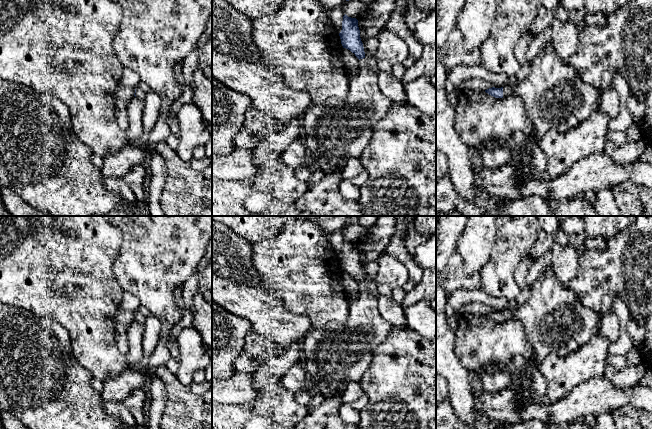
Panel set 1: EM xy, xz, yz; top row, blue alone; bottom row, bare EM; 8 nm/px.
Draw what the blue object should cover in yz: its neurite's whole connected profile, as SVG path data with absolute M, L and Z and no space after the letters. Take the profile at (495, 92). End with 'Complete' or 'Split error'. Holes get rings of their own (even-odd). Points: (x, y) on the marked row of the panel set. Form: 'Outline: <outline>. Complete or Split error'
Outline: M551 41L538 52L528 76L516 87L489 88L486 93L495 98L516 95L525 105L526 115L533 131L526 136L526 143L537 144L549 131L565 134L586 120L598 109L600 93L590 84L583 83L576 69L562 61L554 52Z. Split error

